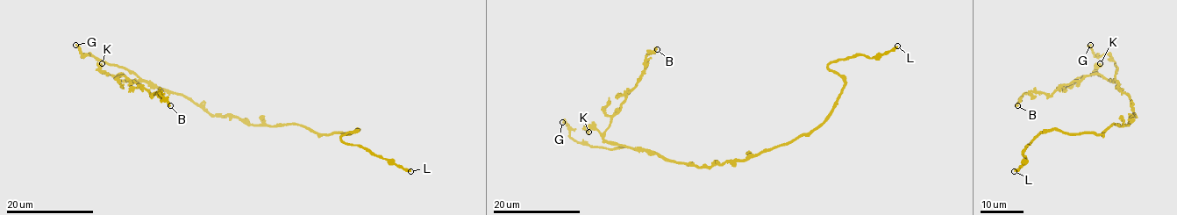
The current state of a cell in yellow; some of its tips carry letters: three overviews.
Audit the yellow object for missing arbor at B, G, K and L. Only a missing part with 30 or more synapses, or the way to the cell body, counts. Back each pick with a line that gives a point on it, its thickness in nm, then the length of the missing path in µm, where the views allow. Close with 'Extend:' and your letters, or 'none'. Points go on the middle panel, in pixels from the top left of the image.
G: at (562, 122); 240 nm thick; about 35 µm are missing
Extend: G

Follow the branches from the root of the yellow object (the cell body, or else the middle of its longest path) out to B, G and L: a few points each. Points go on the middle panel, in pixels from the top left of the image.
B: (731, 161), (689, 166), (643, 149), (609, 144), (603, 139), (609, 119), (644, 70), (645, 57), (657, 49)
G: (731, 161), (696, 167), (674, 162), (643, 149), (591, 147), (573, 139), (570, 136), (570, 127), (562, 122)
L: (731, 161), (788, 144), (823, 121), (844, 84), (830, 62), (880, 57), (897, 46)

